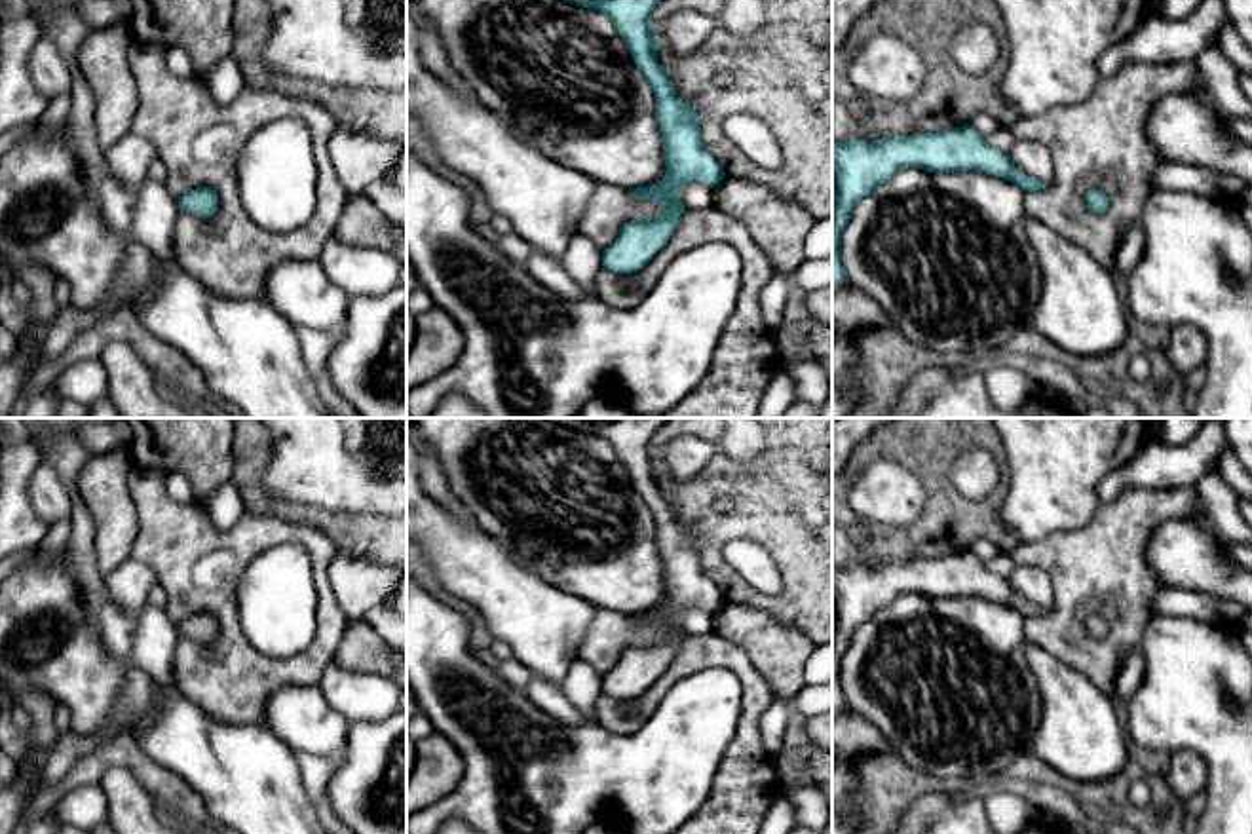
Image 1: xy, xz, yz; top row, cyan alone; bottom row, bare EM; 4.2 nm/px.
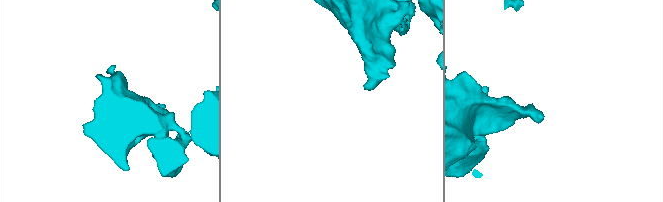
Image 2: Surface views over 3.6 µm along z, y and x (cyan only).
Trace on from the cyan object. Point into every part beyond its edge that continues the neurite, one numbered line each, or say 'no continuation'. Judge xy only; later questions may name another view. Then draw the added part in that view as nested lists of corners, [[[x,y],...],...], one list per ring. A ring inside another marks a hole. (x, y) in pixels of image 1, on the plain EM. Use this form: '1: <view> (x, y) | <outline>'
no continuation

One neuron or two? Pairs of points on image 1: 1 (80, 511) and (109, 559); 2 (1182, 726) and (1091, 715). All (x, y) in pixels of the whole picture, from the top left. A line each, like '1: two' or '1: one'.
1: two
2: two

